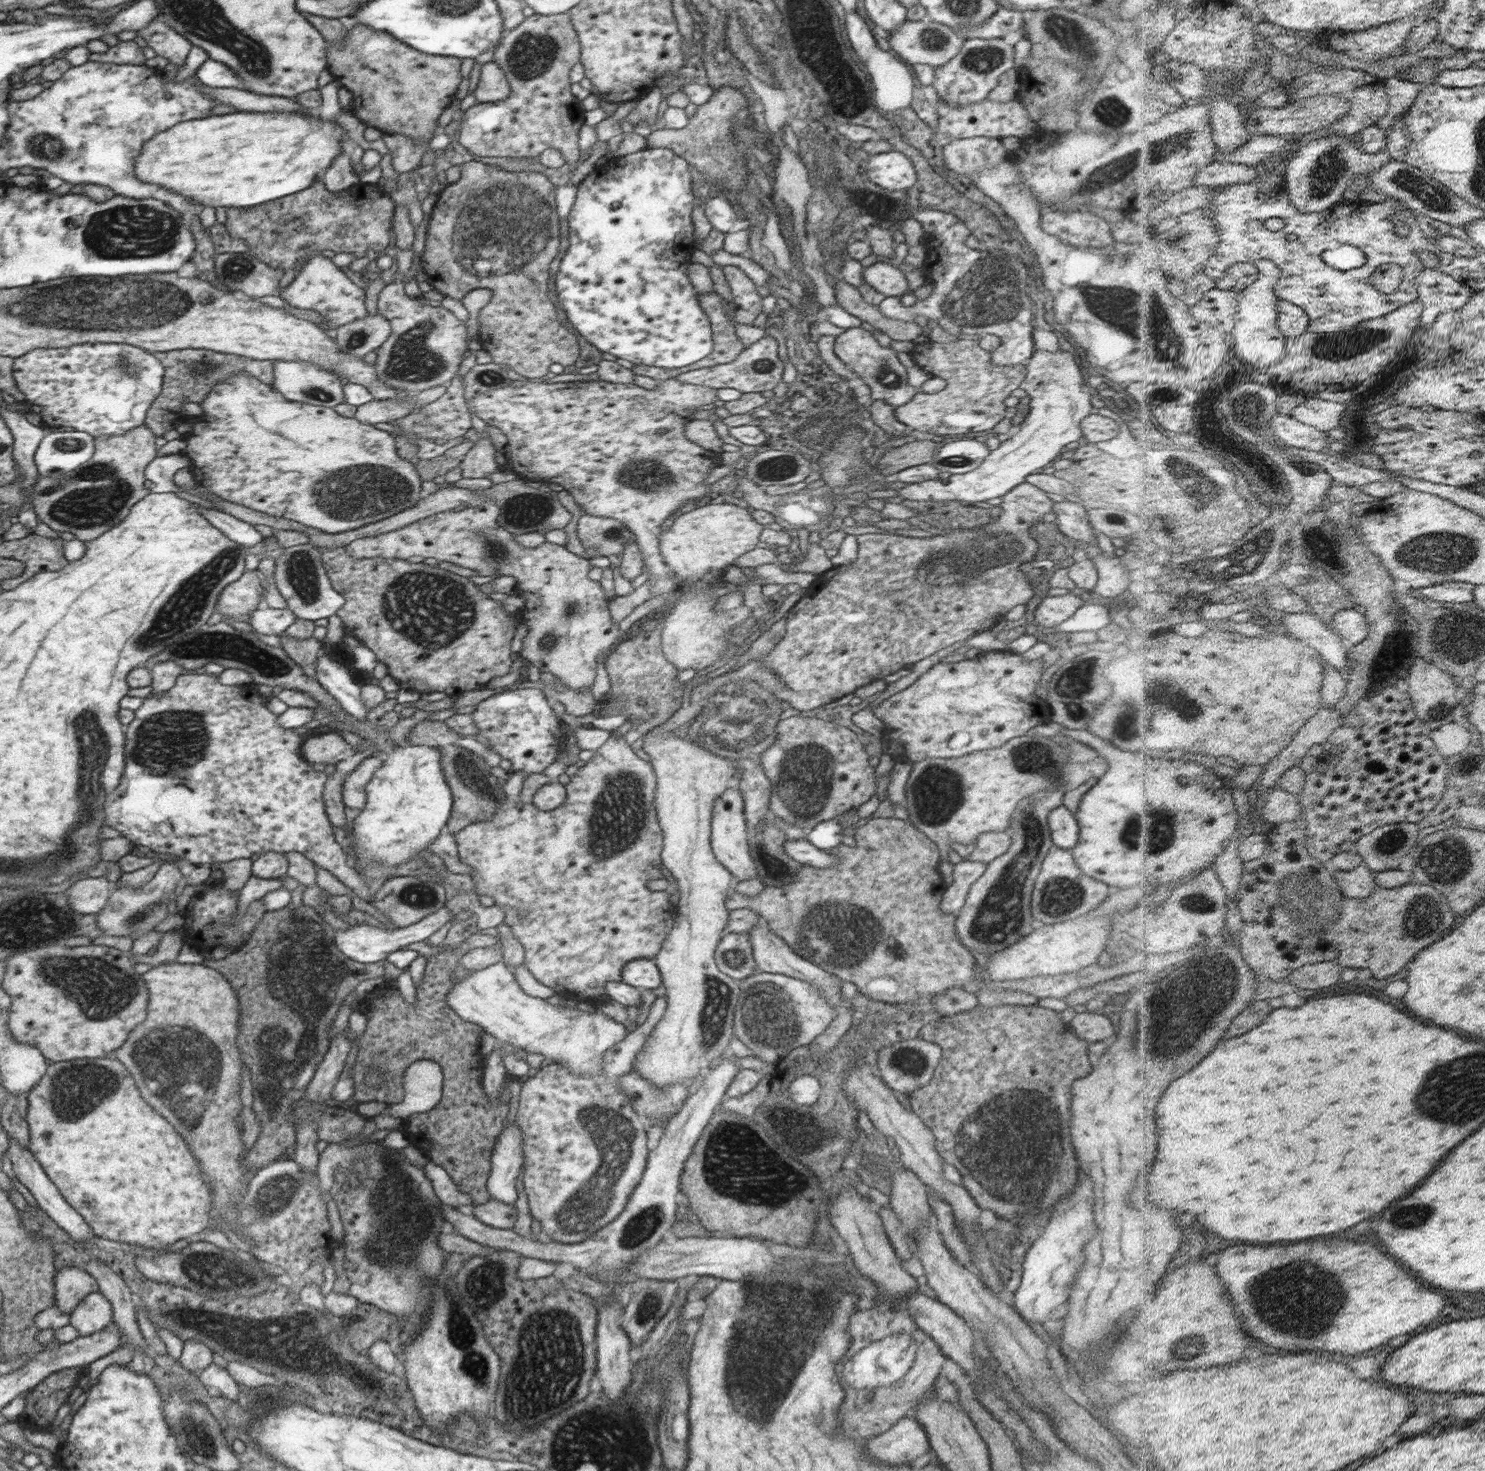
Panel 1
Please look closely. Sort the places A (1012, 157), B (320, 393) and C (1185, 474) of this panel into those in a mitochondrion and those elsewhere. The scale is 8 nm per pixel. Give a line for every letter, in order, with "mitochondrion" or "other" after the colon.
A: other
B: mitochondrion
C: mitochondrion

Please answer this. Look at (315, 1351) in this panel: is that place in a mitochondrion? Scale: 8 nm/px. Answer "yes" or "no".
yes

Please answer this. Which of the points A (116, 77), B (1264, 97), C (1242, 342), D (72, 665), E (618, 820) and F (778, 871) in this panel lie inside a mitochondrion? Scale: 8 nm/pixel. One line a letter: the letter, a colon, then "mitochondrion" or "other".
A: other
B: other
C: other
D: other
E: mitochondrion
F: other

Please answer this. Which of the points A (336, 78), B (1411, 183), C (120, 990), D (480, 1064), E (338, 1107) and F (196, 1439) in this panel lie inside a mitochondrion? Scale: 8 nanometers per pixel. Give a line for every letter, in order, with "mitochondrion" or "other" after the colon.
A: other
B: mitochondrion
C: mitochondrion
D: other
E: other
F: mitochondrion

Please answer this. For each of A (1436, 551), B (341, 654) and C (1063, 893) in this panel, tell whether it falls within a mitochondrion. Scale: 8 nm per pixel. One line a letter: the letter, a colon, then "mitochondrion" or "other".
A: mitochondrion
B: other
C: mitochondrion

